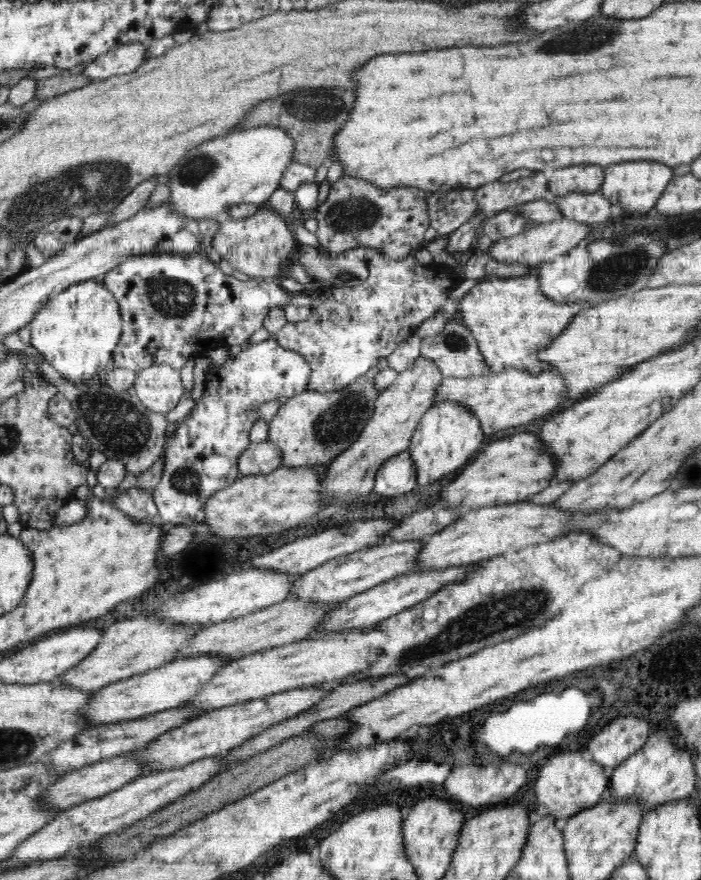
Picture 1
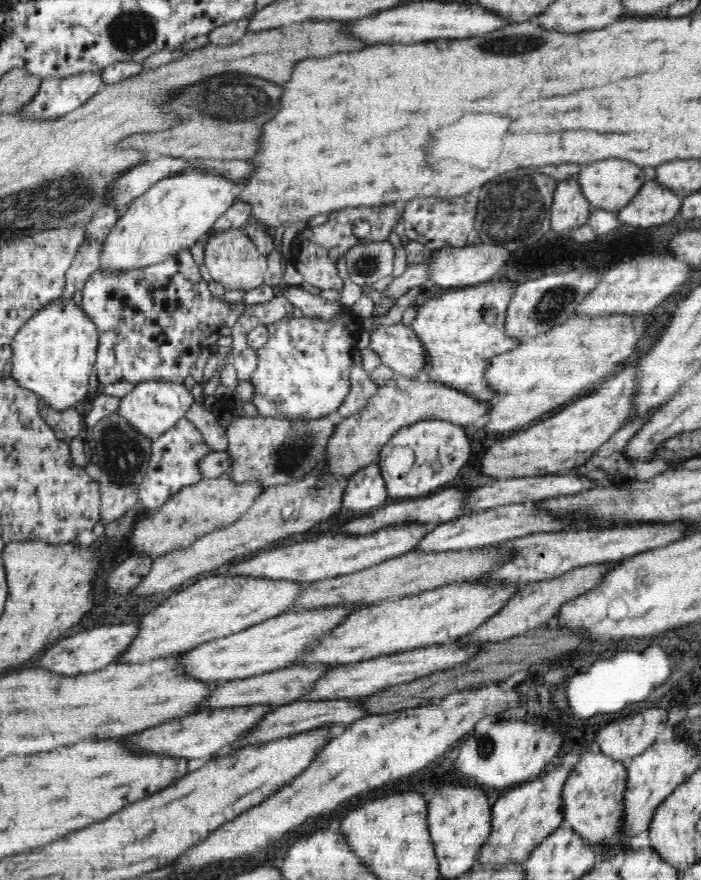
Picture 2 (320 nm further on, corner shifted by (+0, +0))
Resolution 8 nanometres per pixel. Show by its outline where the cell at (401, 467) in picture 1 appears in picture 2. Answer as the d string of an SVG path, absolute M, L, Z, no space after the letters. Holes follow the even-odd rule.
M377 462L361 468L349 477L340 512L356 514L356 512L372 512L386 502L388 491Z

